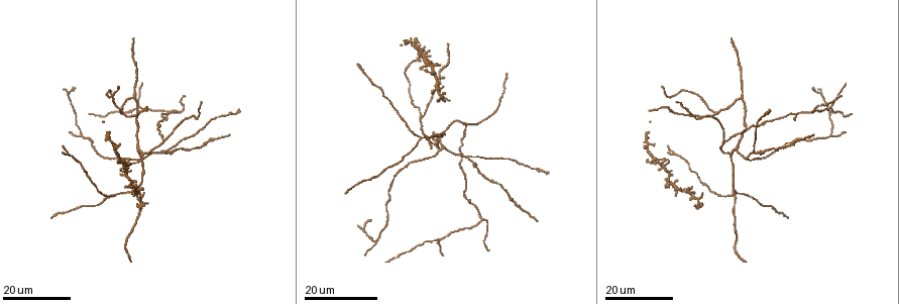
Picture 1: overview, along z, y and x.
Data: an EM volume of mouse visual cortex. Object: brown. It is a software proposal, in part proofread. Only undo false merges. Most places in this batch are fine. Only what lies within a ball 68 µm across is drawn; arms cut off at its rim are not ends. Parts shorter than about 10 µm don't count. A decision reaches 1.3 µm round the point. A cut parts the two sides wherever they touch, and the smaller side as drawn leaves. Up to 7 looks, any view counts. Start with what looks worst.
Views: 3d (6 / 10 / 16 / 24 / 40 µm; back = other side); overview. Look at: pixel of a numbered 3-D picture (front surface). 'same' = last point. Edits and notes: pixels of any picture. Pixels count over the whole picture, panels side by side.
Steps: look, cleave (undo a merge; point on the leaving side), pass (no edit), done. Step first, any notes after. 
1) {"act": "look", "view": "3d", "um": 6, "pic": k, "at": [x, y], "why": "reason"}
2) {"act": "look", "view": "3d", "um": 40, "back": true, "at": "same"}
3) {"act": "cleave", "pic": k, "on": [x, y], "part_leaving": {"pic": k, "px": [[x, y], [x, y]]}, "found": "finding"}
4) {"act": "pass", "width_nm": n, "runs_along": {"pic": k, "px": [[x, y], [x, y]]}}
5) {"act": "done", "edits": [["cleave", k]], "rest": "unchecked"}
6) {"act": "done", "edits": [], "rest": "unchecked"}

{"act": "look", "view": "3d", "um": 24, "pic": 1, "at": [423, 115], "why": "three-way junction"}

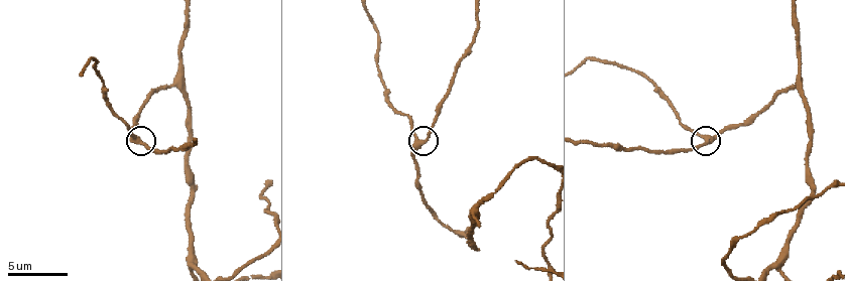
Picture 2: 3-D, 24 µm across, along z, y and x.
{"act": "look", "view": "3d", "um": 10, "pic": 2, "at": [707, 140]}

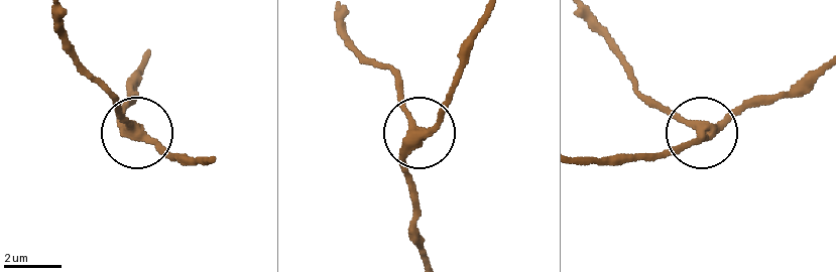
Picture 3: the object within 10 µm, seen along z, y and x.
{"act": "pass", "arms": 3, "runs_along": {"pic": 3, "px": [[821, 63], [658, 153]]}, "found": "all the same neuron"}

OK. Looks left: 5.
{"act": "look", "view": "3d", "um": 16, "pic": 1, "at": [732, 190]}

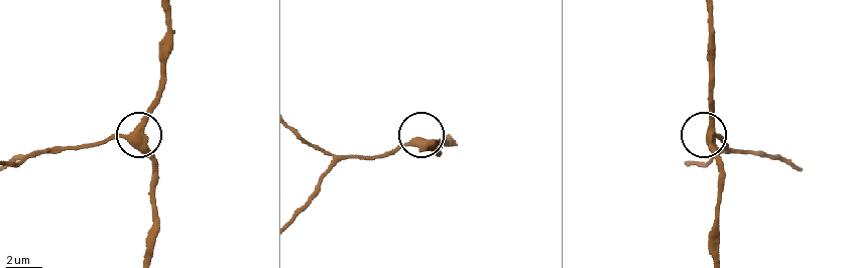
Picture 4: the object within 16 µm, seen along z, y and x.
{"act": "look", "view": "3d", "um": 6, "pic": 4, "at": [407, 141]}

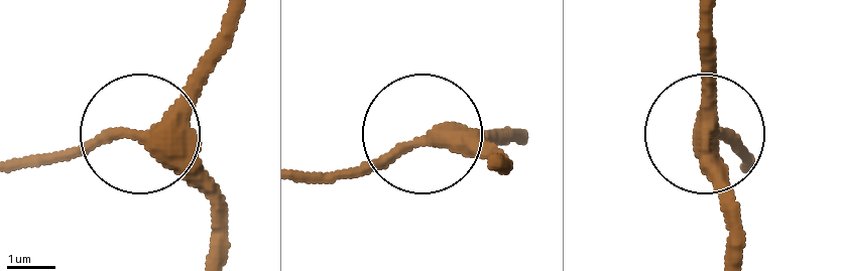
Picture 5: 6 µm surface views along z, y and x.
{"act": "pass", "width_nm": 390, "runs_along": {"pic": 5, "px": [[237, 19], [221, 55], [149, 124], [77, 151], [32, 151]]}, "found": "one neuron here"}

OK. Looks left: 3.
{"act": "look", "view": "3d", "um": 6, "pic": 2, "at": [738, 240], "why": "arms part here"}

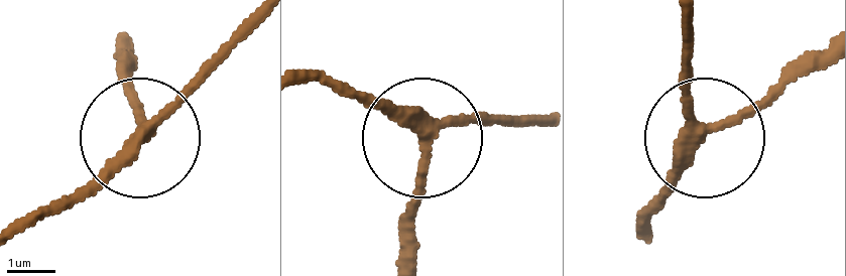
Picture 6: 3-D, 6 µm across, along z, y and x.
{"act": "pass", "side_arm_um": 27, "runs_along": {"pic": 6, "px": [[646, 222], [703, 138], [683, 78], [683, 21]]}, "found": "all the same neuron"}

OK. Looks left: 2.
{"act": "look", "view": "3d", "um": 24, "pic": 1, "at": [164, 150], "why": "small branch off a trunk"}

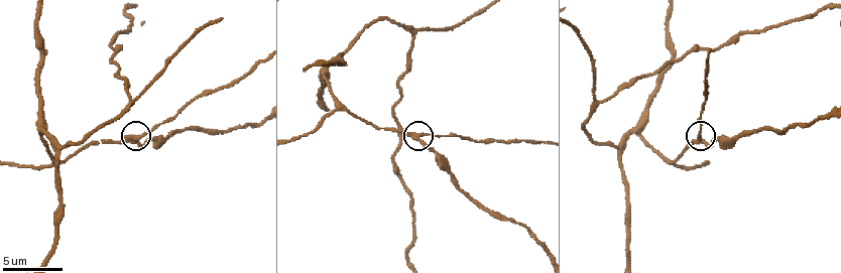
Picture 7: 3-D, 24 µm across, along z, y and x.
{"act": "look", "view": "3d", "um": 10, "pic": 7, "at": [137, 137]}

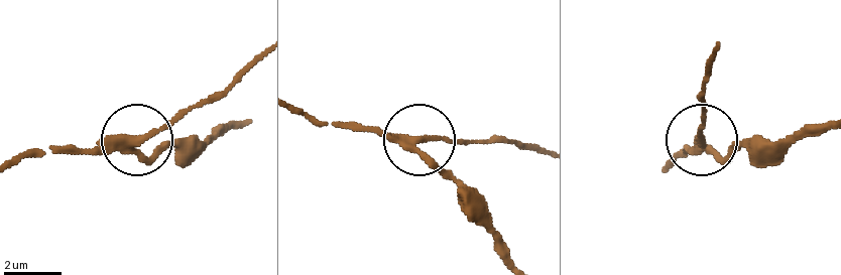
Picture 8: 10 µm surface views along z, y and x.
{"act": "cleave", "pic": 8, "on": [71, 153], "part_leaving": {"pic": 8, "px": [[397, 138], [424, 150], [453, 179], [510, 259]]}, "found": "two neurons meet here"}

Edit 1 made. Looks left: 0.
{"act": "done", "edits": [["cleave", 8]], "rest": "unchecked"}

